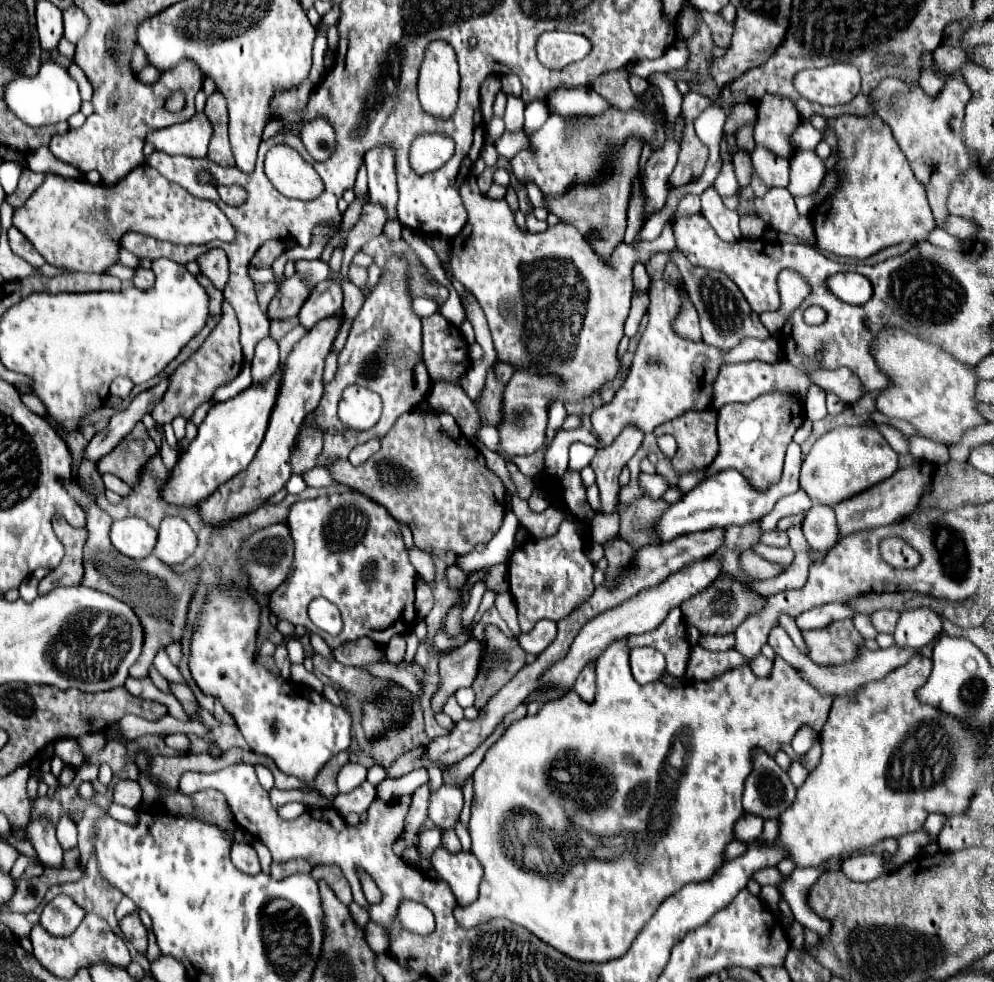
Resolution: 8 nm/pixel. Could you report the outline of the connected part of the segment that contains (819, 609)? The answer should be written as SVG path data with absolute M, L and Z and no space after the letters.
M828 602L802 612L796 618L796 624L800 630L812 630L812 628L824 628L834 620L844 620L854 616L856 616L856 610L852 610L846 602Z

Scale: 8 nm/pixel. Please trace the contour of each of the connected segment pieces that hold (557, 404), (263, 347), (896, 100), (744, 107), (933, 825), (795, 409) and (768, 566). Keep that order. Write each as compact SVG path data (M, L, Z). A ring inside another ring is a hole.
M552 400L548 404L548 430L546 430L546 446L550 446L554 434L562 428L564 424L564 418L566 418L566 410L564 410L564 404L560 400Z
M266 336L258 342L256 352L254 352L254 360L252 360L252 378L254 378L254 382L268 380L278 366L280 366L278 342L272 336Z
M952 74L950 80L944 84L944 90L936 100L930 100L922 88L908 88L904 82L896 78L884 78L878 90L872 94L872 104L876 114L892 128L892 134L906 154L914 176L924 184L930 208L934 218L942 224L948 216L946 198L950 184L968 168L976 166L976 162L968 156L964 140L962 140L962 122L964 122L964 108L970 100L970 90L960 80L958 74Z
M748 102L741 103L745 104L735 104L732 107L731 114L727 117L724 125L724 135L735 134L737 129L752 122L757 117L758 112L754 105Z
M930 814L930 816L928 816L928 820L924 822L922 830L928 834L930 844L934 844L934 842L936 842L936 836L938 836L938 832L940 832L940 828L942 828L942 824L944 824L944 820L946 820L946 818L948 818L948 816L944 816L944 814Z
M770 392L748 404L728 404L718 410L718 440L720 452L712 466L706 470L706 480L722 470L734 468L744 474L752 486L764 490L772 482L780 480L784 454L788 444L792 442L794 432L804 424L806 408L798 398L790 398L788 394Z
M748 550L748 554L742 554L740 562L744 566L744 572L750 574L750 576L754 576L754 578L758 578L758 580L774 578L774 576L778 576L778 574L782 574L786 570L786 566L768 562L760 554L756 554L754 550Z

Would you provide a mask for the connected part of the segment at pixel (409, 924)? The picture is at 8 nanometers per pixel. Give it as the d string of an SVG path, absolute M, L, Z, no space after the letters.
M402 900L396 918L402 924L402 928L412 934L428 934L428 930L434 932L434 916L424 904Z

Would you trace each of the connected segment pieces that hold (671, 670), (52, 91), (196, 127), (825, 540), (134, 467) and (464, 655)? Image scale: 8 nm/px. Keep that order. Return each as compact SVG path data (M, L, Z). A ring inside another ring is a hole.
M674 608L666 622L658 626L658 630L652 630L648 634L640 634L636 638L628 638L626 642L628 650L640 648L640 646L650 646L656 648L664 654L666 664L668 664L668 674L680 678L686 672L688 658L690 658L690 642L688 642L688 632L686 632L686 622L684 614L680 608ZM680 626L682 626L682 638L680 638Z
M44 62L40 66L40 72L32 78L22 76L12 80L4 90L4 100L10 106L10 110L30 126L46 126L68 120L72 114L80 110L82 104L76 80L68 74L66 68L62 68L56 62Z
M196 112L188 122L172 124L168 128L148 132L146 140L156 146L156 150L166 154L184 154L194 158L204 158L208 154L208 142L212 136L212 124L206 114Z
M814 504L806 512L802 532L814 550L830 550L840 538L834 508L826 504Z
M140 422L136 430L132 430L132 434L128 434L128 438L124 438L124 442L120 442L116 450L112 450L112 454L106 454L98 462L98 472L100 474L110 472L122 478L128 486L130 486L130 474L132 474L132 478L138 478L136 480L138 484L144 464L152 460L156 454L158 454L158 448L150 440L150 436L146 434L146 428Z
M470 640L462 648L452 650L450 654L440 658L440 688L432 698L434 712L440 712L444 700L452 696L456 690L472 686L484 656L484 648L484 642Z

